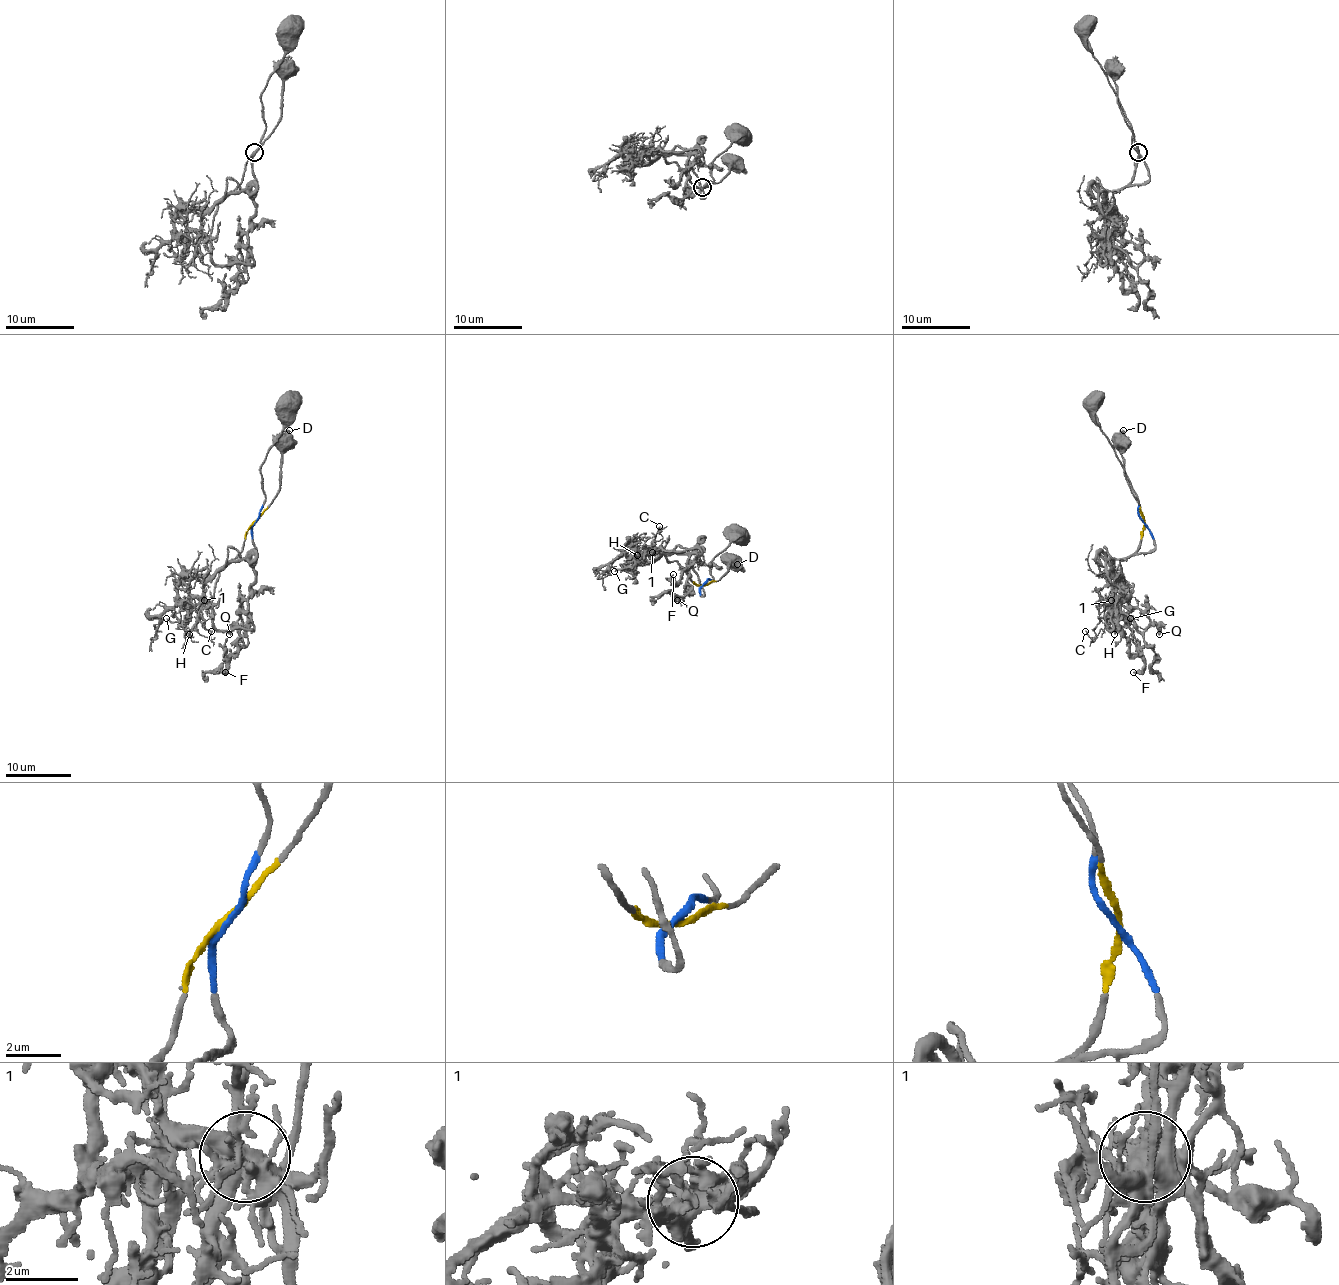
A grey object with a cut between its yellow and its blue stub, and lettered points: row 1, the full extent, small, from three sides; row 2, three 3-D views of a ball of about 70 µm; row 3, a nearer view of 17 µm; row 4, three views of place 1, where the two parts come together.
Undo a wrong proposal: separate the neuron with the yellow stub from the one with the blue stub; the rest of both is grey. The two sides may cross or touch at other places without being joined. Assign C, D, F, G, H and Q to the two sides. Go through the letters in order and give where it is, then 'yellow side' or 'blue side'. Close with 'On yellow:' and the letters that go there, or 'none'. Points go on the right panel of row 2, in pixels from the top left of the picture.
C: (1085, 631) | blue side
D: (1123, 430) | yellow side
F: (1133, 672) | blue side
G: (1130, 618) | yellow side
H: (1114, 634) | blue side
Q: (1159, 634) | yellow side
On yellow: D, G, Q

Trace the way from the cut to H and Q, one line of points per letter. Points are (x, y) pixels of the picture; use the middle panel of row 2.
H: (701, 584), (700, 593), (703, 594), (698, 575), (687, 555), (661, 553), (652, 558), (638, 555)
Q: (701, 584), (677, 562), (669, 562), (661, 547), (701, 552), (687, 563), (685, 596), (677, 599)

